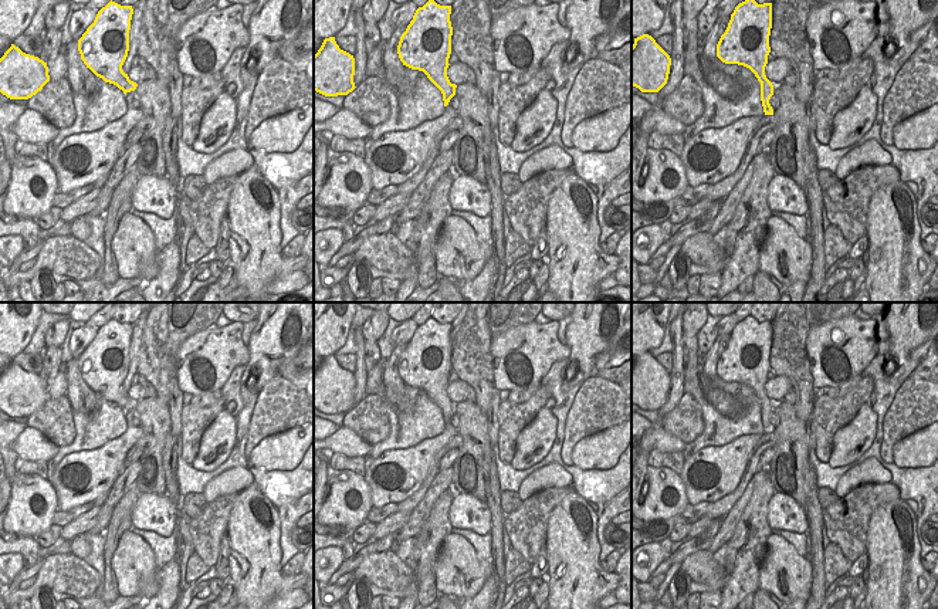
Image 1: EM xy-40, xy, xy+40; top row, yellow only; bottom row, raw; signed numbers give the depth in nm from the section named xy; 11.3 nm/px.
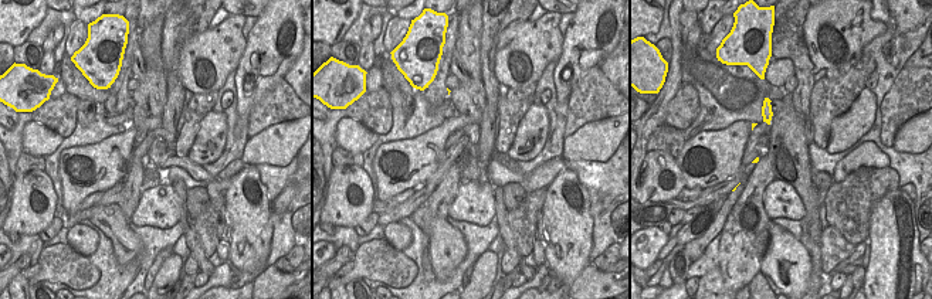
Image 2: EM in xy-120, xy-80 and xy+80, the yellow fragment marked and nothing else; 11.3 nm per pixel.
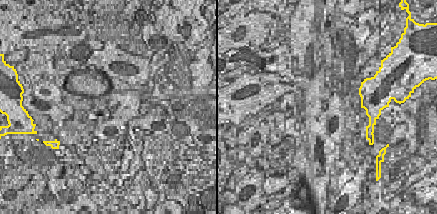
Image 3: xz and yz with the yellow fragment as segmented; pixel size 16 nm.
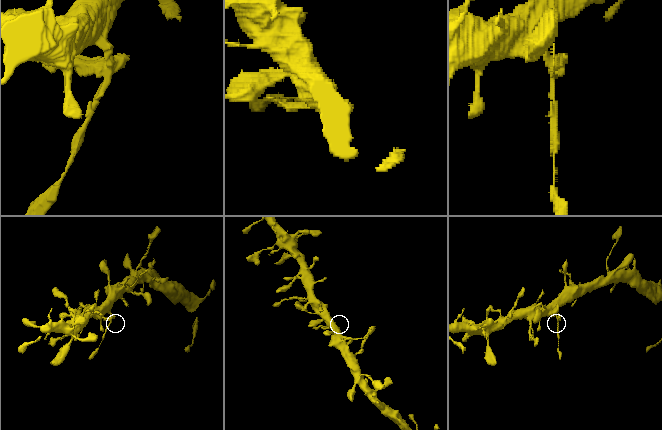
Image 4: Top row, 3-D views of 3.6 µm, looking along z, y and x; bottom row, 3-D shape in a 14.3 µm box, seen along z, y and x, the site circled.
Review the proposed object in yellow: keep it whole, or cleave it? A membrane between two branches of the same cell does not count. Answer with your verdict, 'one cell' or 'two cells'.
two cells

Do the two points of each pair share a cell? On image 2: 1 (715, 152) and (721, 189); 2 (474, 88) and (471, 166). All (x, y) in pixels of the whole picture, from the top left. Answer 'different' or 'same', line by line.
1: different
2: same

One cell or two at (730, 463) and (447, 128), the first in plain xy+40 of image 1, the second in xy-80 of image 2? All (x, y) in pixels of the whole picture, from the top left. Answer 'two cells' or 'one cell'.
one cell

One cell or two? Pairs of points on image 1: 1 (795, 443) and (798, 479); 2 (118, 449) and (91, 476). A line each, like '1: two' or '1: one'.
1: one
2: one

